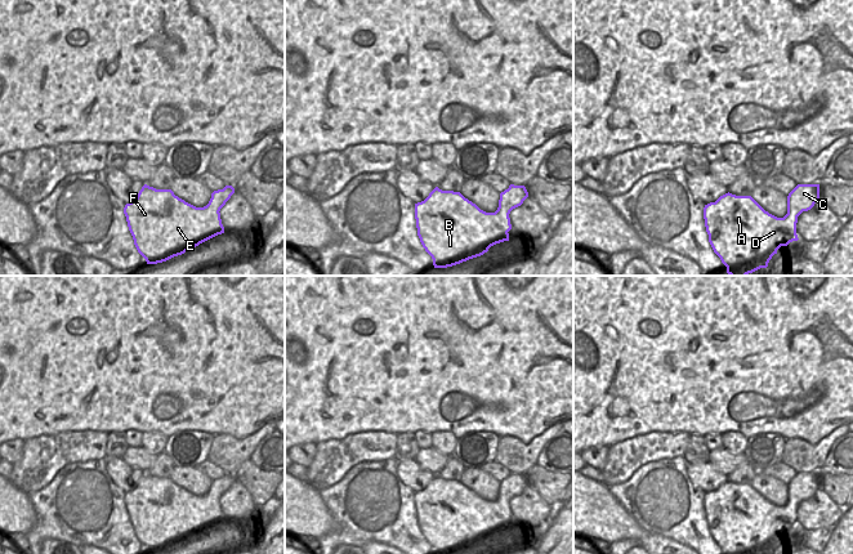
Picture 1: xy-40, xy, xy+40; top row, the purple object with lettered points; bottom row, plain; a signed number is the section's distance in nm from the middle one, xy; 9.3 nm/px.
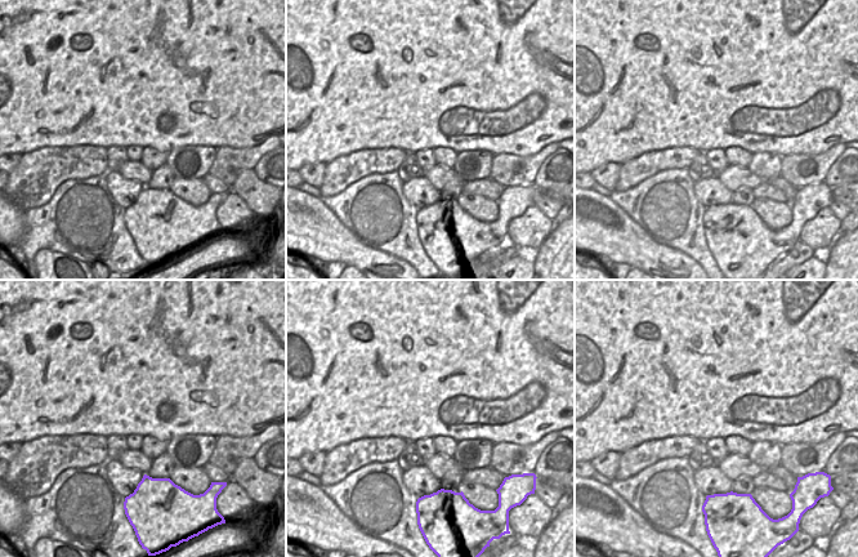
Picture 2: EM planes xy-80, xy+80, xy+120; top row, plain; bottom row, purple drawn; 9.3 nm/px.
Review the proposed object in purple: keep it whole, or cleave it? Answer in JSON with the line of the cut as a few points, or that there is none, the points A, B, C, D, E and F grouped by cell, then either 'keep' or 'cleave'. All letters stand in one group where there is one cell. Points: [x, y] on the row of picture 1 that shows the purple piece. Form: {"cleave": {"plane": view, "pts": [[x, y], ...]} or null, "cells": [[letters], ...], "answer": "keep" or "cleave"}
{"cleave": null, "cells": [["A", "B", "C", "D", "E", "F"]], "answer": "keep"}

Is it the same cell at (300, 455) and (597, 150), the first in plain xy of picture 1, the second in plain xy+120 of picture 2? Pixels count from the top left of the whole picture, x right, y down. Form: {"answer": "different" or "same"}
{"answer": "different"}

